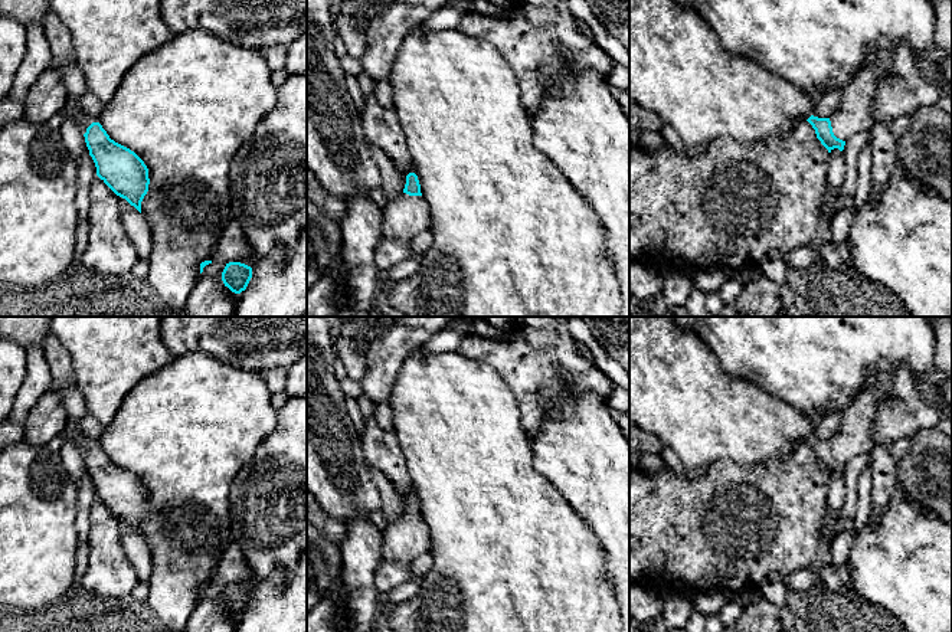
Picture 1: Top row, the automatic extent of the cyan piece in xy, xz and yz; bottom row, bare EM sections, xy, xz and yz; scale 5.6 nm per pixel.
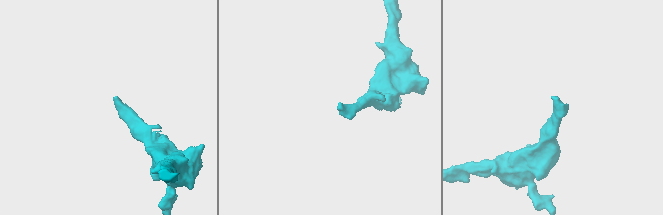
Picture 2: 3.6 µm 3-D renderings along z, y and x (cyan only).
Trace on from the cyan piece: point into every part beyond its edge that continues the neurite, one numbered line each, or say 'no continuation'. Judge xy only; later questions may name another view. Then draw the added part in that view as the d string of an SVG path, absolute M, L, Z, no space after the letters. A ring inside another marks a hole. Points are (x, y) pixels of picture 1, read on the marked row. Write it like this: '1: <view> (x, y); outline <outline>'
1: xy (71, 110); outline M68 101L62 111L65 118L71 118L84 134L92 122L99 122L98 117L89 117L81 111L79 101Z

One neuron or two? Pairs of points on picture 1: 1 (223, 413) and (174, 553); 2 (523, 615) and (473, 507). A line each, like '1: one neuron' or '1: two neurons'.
1: one neuron
2: one neuron

